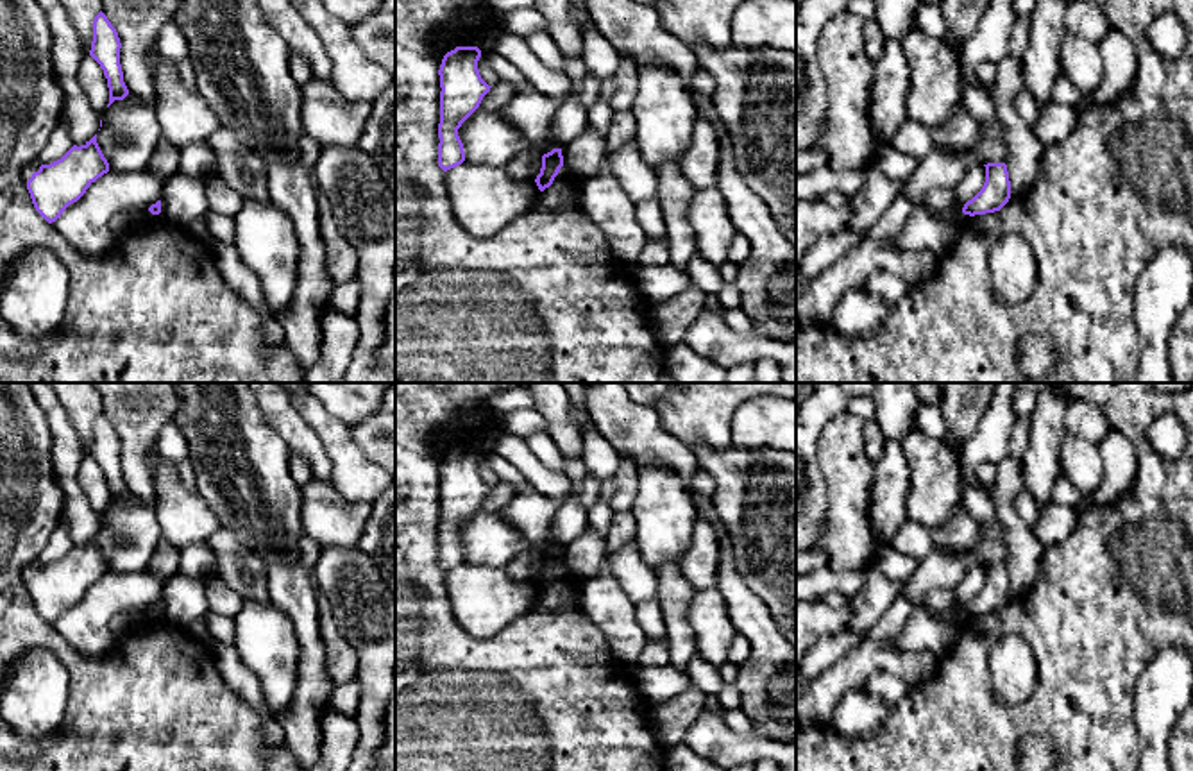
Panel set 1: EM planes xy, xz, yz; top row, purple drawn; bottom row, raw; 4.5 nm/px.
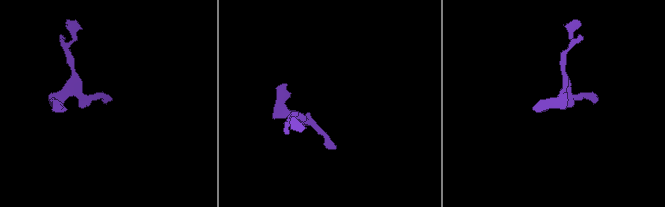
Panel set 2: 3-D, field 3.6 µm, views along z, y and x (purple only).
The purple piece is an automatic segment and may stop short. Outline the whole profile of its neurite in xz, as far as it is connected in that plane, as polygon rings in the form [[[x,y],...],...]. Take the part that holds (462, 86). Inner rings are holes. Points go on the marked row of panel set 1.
[[[456,47],[444,55],[438,70],[442,88],[438,166],[444,172],[465,161],[458,129],[479,107],[492,88],[479,75],[479,57],[481,50],[478,47]]]

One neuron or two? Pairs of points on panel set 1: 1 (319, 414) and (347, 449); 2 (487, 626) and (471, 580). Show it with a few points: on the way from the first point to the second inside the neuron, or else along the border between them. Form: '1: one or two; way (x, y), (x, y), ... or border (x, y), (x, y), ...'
1: one; way (322, 423), (338, 440)
2: one; way (483, 616), (483, 598), (476, 591)

